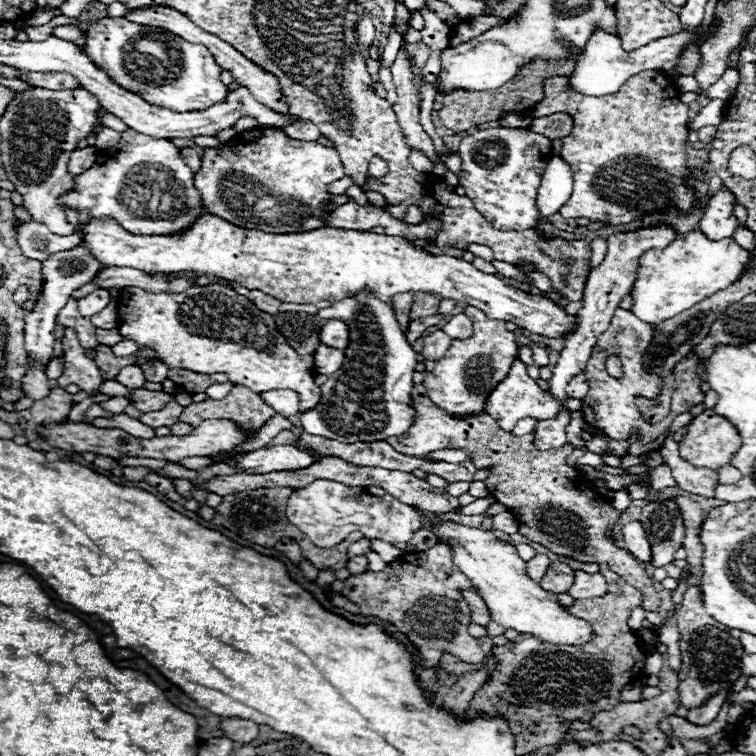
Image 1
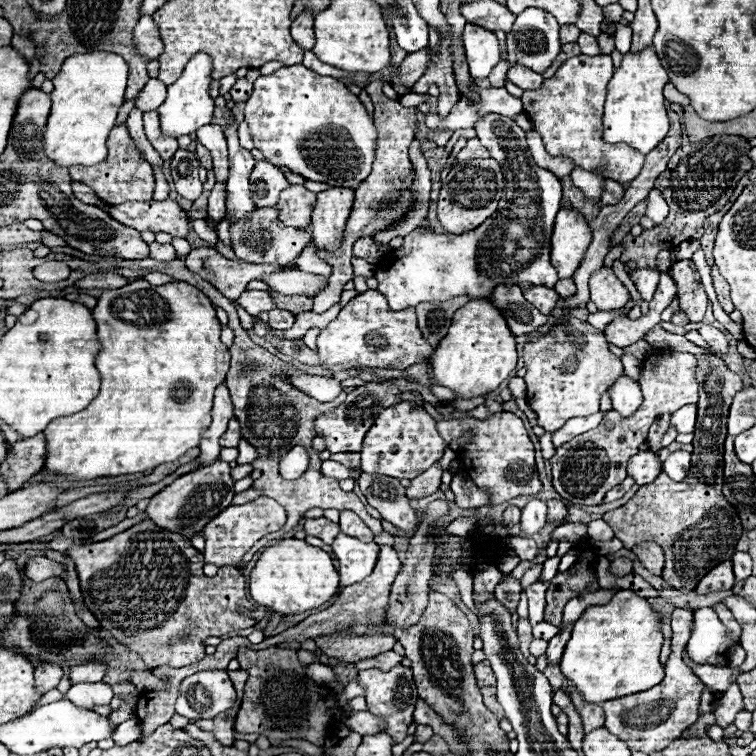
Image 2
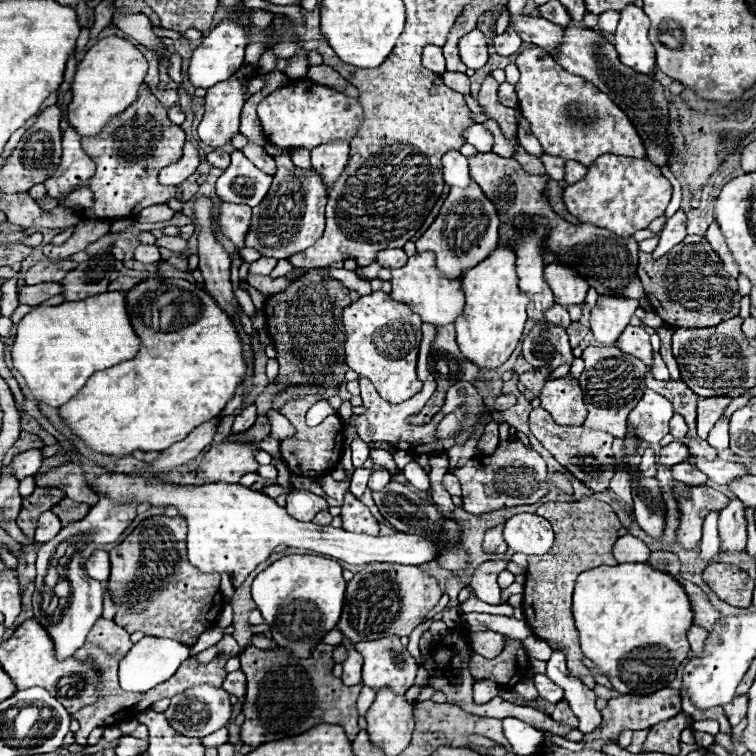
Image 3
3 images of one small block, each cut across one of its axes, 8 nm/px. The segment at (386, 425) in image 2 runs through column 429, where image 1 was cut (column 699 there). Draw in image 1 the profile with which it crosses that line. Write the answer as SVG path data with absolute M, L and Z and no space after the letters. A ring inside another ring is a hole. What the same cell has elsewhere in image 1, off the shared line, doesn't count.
M714 408L704 410L702 414L694 416L692 422L686 426L686 434L680 440L680 458L686 458L686 462L692 462L694 466L708 468L708 470L718 470L722 466L728 466L732 456L736 454L736 448L742 446L742 438L736 430L736 426L714 412Z

